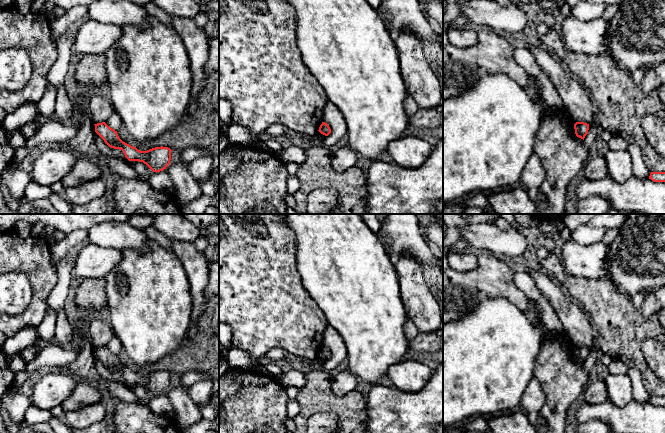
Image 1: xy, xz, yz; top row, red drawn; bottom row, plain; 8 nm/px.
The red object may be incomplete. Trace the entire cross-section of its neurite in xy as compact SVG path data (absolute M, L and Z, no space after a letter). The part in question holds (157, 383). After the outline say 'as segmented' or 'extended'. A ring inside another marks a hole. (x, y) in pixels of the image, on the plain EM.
M105 346L97 347L95 356L111 372L120 373L129 385L139 385L146 388L153 396L160 396L166 393L171 384L171 373L168 371L155 371L147 375L140 375L123 366L117 355L110 352Z; as segmented

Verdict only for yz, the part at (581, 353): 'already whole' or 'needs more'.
already whole

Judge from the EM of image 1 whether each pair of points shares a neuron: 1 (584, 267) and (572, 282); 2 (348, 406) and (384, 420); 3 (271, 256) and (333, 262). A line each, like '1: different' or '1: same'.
1: different
2: different
3: different

